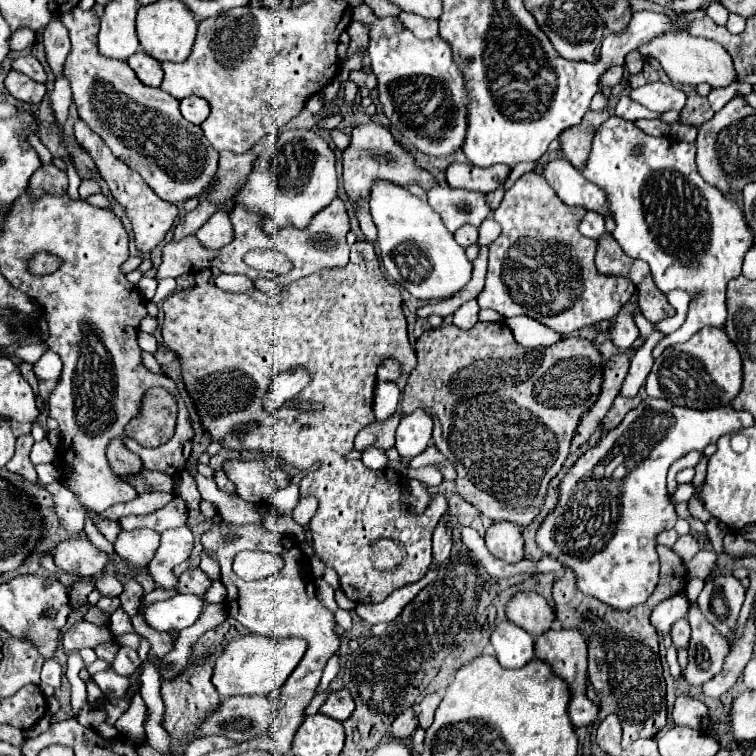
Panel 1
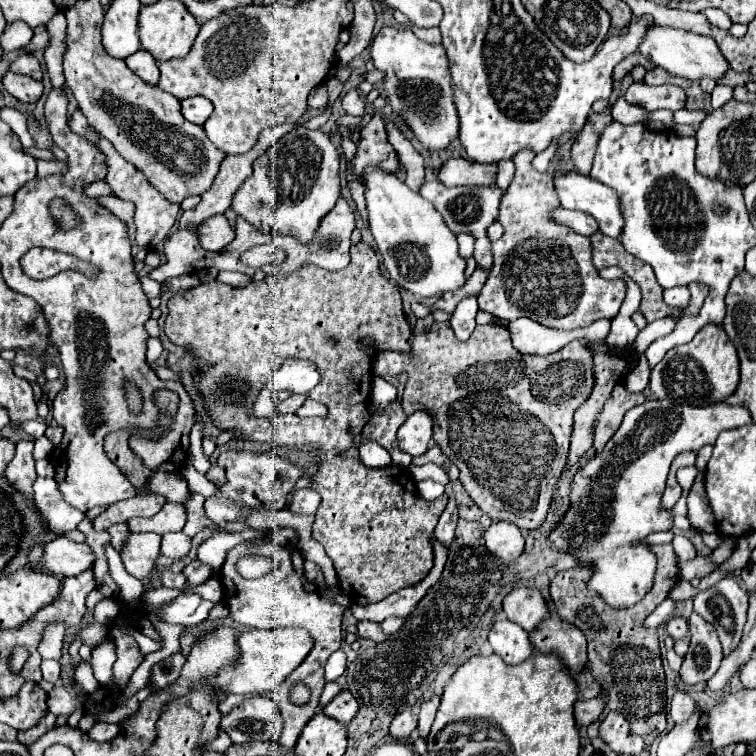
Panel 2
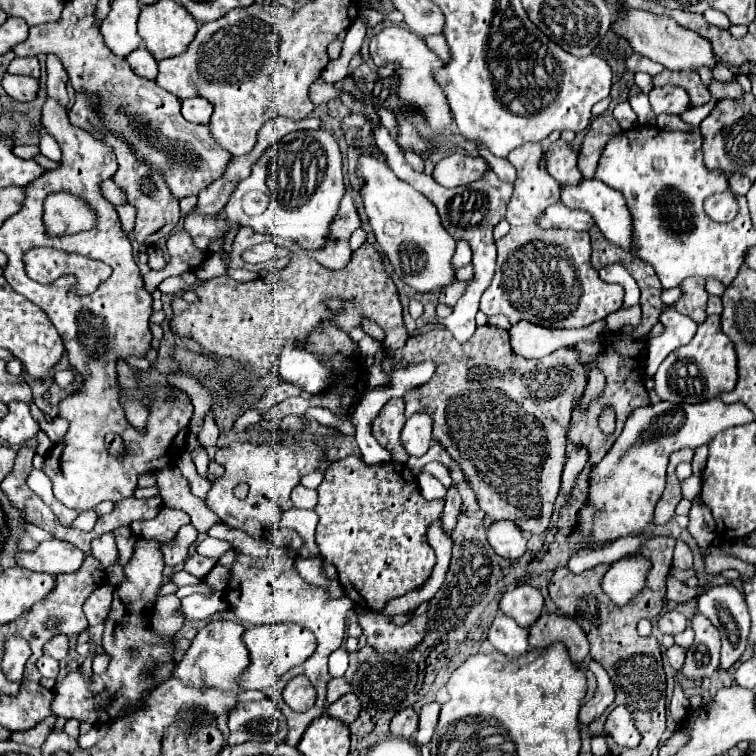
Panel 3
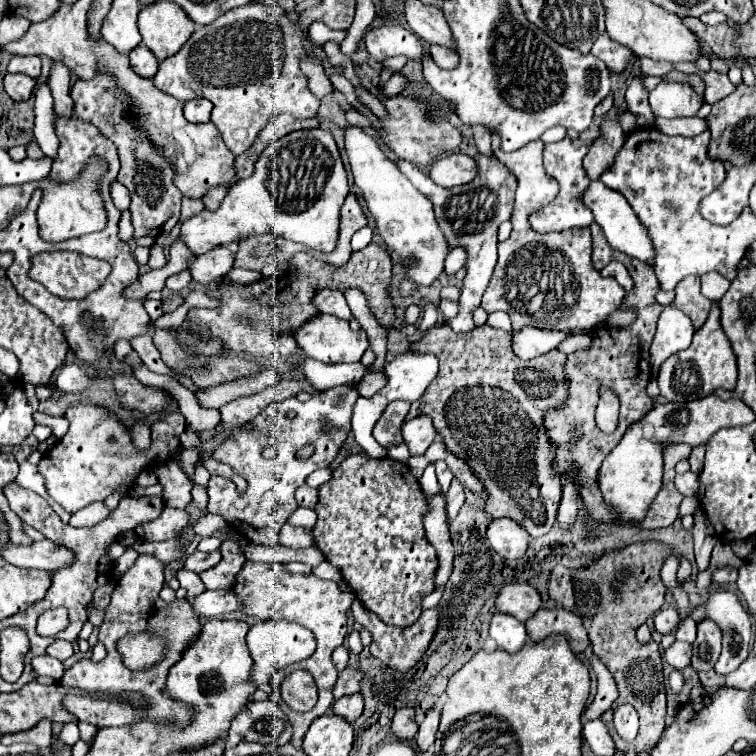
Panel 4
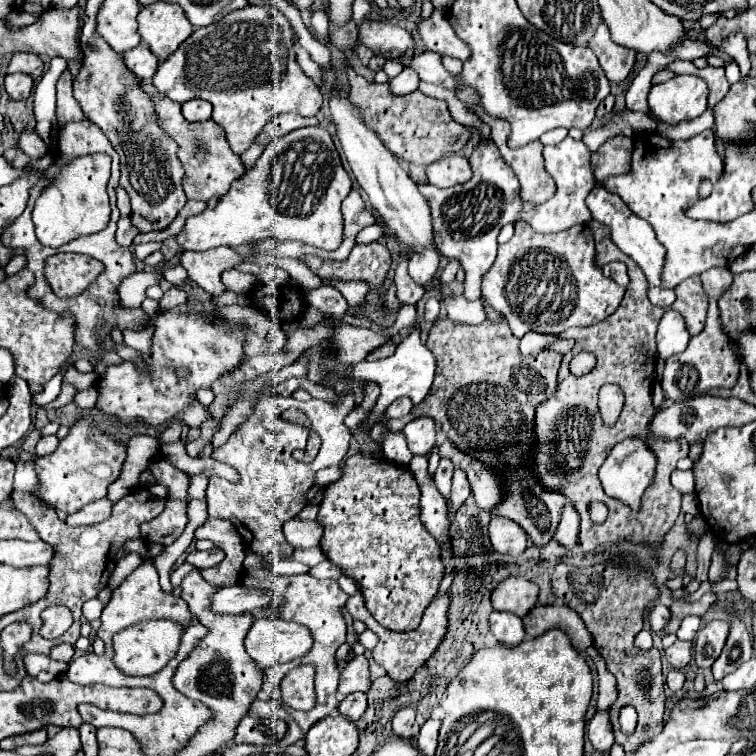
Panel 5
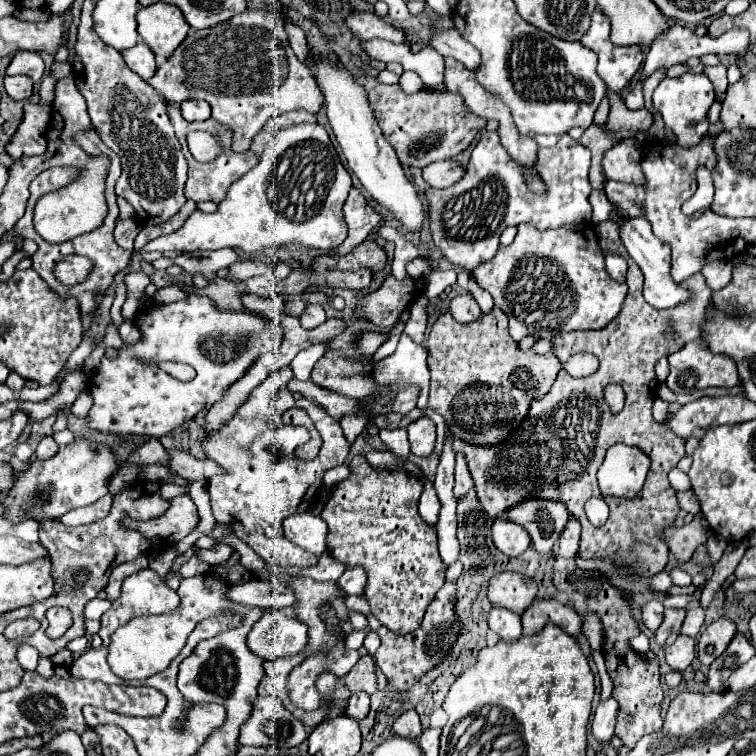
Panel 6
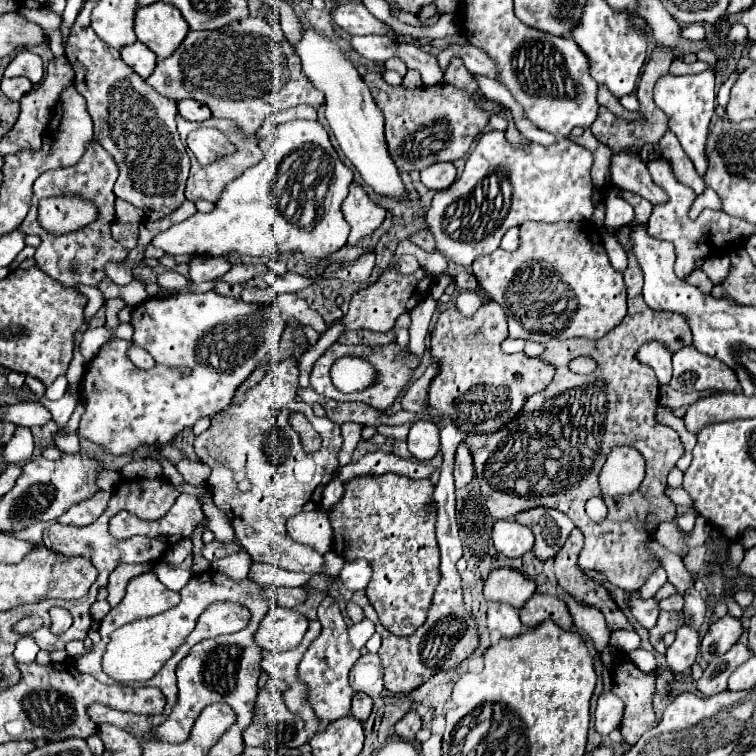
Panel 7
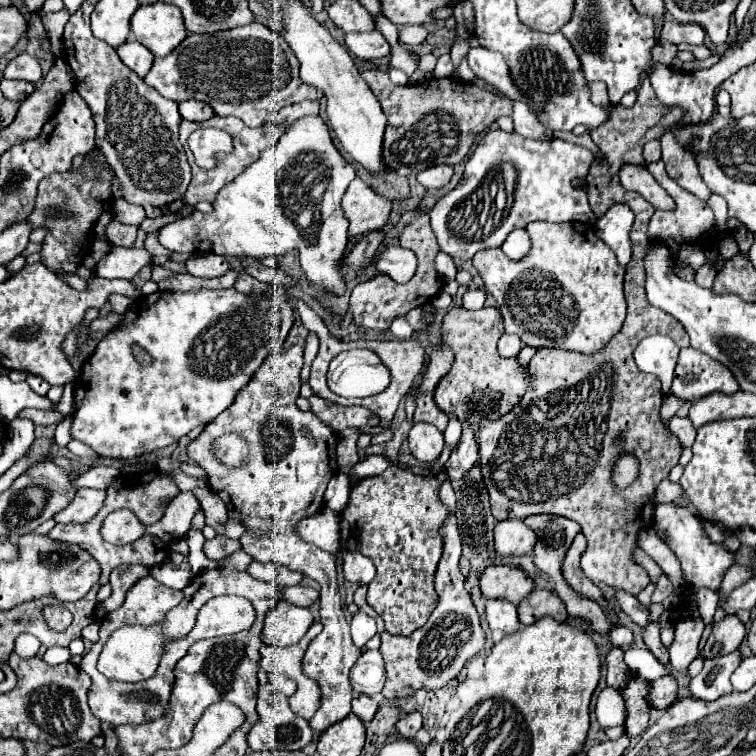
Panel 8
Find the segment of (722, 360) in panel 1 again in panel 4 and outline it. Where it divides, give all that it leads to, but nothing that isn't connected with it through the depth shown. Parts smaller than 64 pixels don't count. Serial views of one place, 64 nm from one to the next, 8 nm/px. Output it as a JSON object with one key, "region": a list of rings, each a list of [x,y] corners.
{"region":[[[712,308],[706,324],[696,330],[690,348],[670,356],[658,374],[660,394],[670,402],[690,402],[696,398],[710,396],[714,390],[732,390],[736,386],[736,356],[732,344],[720,326],[720,308]]]}

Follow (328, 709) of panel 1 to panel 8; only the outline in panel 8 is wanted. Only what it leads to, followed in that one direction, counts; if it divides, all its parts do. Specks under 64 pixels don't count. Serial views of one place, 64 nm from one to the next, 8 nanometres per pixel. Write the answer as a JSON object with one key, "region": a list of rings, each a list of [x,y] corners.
{"region":[[[356,694],[352,700],[352,714],[356,714],[362,722],[370,722],[374,718],[374,712],[378,710],[378,704],[366,696],[366,694]]]}

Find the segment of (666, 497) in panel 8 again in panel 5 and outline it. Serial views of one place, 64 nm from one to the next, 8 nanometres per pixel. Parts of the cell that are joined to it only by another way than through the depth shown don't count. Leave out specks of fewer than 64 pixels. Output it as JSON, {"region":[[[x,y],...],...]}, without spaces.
{"region":[[[694,494],[682,496],[682,512],[686,512],[686,514],[698,514],[700,512],[700,504],[698,504],[698,498]]]}

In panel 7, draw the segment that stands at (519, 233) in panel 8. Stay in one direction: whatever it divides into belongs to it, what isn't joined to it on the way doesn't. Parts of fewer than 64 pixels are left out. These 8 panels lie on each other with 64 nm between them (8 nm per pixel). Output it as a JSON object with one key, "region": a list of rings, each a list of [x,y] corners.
{"region":[[[510,228],[504,238],[502,238],[502,248],[504,250],[516,250],[518,248],[518,228]]]}

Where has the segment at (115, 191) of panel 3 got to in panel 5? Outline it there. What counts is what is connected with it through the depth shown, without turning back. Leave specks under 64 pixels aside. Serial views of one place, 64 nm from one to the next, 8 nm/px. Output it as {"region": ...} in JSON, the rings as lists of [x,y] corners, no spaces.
{"region":[[[120,186],[116,188],[116,197],[116,204],[121,216],[130,216],[130,200],[128,200],[126,191]]]}

